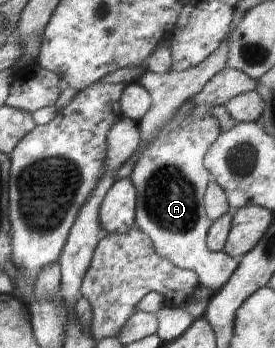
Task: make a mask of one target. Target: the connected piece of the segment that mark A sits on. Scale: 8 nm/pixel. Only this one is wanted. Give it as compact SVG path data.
M223 67L219 73L216 73L206 84L201 93L185 101L179 111L169 119L169 123L157 133L157 137L141 149L130 179L138 190L137 216L135 217L135 226L150 237L154 243L155 250L161 257L167 258L173 265L181 269L189 269L191 272L198 273L199 281L202 287L209 291L209 296L219 292L223 285L230 281L234 275L235 269L238 269L241 258L231 257L222 251L211 251L207 249L207 234L212 227L210 218L205 211L204 195L207 185L211 179L210 170L207 169L205 157L207 150L222 135L217 117L212 114L212 108L217 105L227 105L233 97L254 91L258 85L258 80L249 77L243 71L237 71L233 67Z

